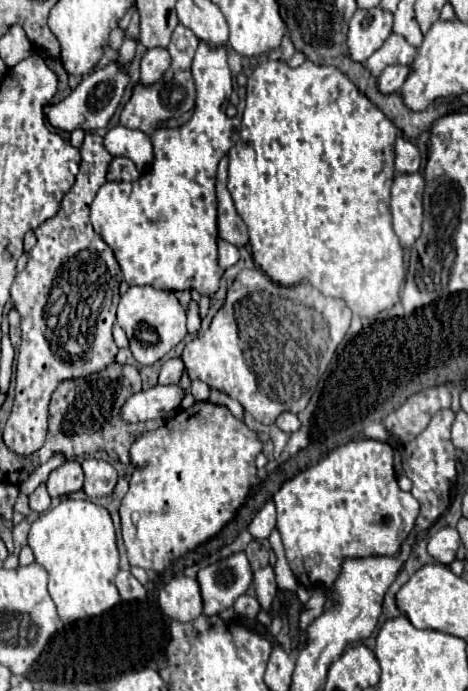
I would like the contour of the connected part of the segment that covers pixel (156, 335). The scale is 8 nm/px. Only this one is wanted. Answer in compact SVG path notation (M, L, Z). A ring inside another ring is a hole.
M131 286L119 300L117 306L117 324L125 330L129 338L129 350L133 358L143 364L151 366L163 356L169 354L185 336L185 310L175 298L173 292L161 292L149 286Z

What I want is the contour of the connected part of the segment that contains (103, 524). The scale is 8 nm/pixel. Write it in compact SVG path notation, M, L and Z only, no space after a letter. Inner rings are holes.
M63 500L31 524L29 546L35 560L49 572L49 594L65 624L99 616L121 602L115 586L119 572L115 526L103 506L89 500Z

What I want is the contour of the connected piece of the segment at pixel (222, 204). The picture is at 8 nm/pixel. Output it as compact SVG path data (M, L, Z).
M227 156L219 162L219 170L217 170L217 202L219 202L219 216L217 216L217 224L219 224L219 236L235 246L245 246L249 242L247 236L247 226L243 222L243 218L237 214L235 206L233 206L233 198L227 190Z

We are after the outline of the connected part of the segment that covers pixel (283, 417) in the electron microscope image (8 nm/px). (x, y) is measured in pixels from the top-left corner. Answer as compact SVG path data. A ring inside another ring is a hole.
M283 412L283 414L277 416L275 426L281 428L283 432L287 432L287 434L293 434L293 432L299 430L299 418L295 414L291 414L291 412Z

